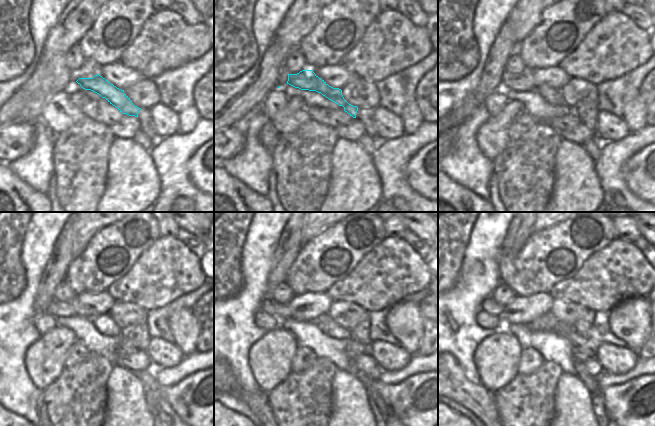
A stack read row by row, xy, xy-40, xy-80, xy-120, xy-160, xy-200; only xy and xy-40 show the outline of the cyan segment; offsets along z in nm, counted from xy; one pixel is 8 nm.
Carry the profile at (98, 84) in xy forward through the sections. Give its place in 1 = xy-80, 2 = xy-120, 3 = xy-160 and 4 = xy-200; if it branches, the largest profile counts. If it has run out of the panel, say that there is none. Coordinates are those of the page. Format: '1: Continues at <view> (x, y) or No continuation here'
1: Continues at xy-80 (524, 82)
2: Continues at xy-120 (56, 308)
3: Continues at xy-160 (273, 308)
4: Continues at xy-200 (488, 305).

